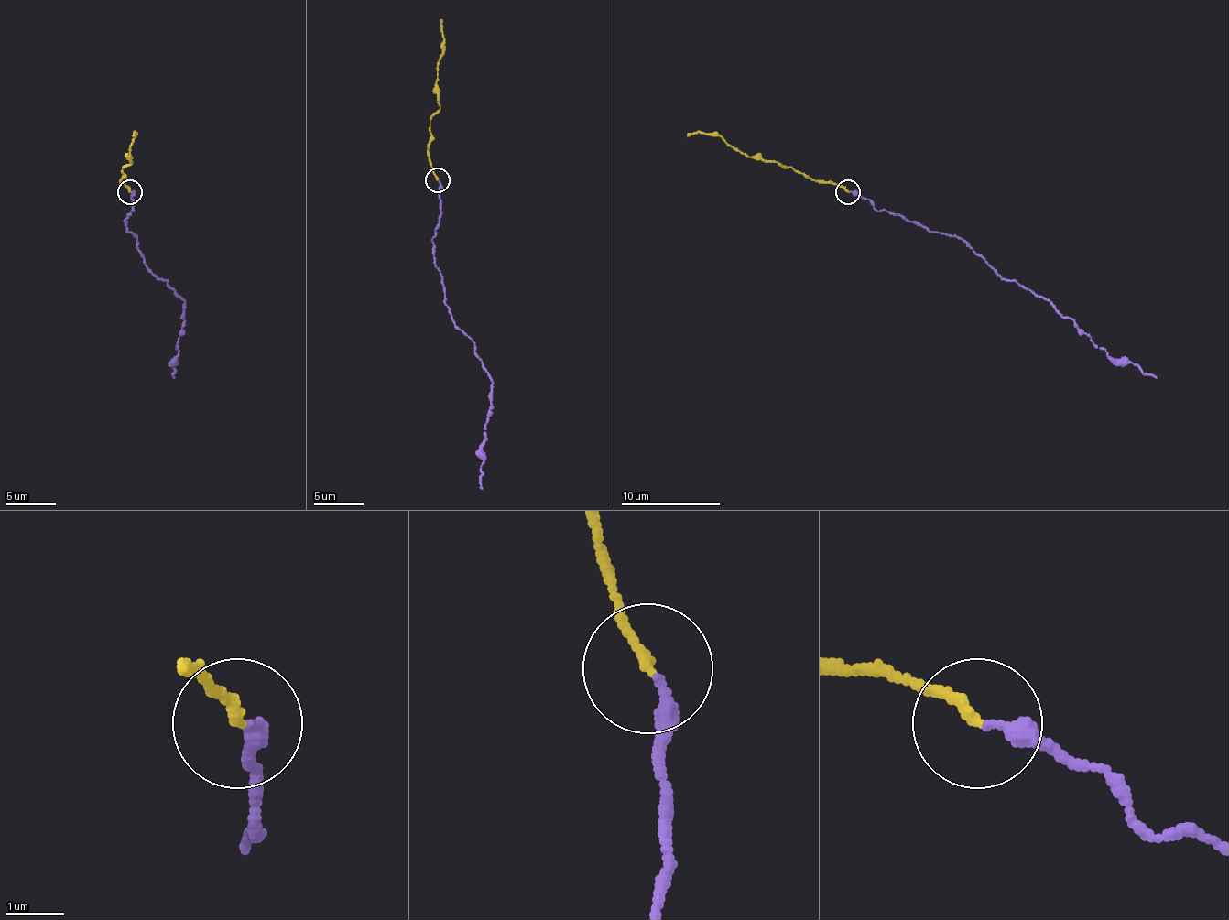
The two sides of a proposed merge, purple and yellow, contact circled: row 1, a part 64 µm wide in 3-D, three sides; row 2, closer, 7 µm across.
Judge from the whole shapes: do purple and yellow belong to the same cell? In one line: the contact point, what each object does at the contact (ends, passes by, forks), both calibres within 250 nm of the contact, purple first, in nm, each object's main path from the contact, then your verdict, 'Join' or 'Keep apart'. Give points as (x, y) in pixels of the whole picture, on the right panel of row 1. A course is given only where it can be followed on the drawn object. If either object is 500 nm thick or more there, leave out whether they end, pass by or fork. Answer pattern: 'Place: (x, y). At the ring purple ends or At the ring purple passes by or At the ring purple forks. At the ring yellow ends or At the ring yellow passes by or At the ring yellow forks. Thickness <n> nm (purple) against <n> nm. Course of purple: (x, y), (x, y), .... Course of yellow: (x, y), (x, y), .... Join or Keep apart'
Place: (847, 191). At the ring purple ends. At the ring yellow ends. Thickness 280 nm (purple) against 180 nm. Course of purple: (848, 190), (858, 190), (877, 211), (957, 235), (1002, 277), (1016, 280), (1049, 302), (1111, 357), (1156, 377). Course of yellow: (848, 190), (833, 183), (813, 181), (776, 161), (751, 158), (709, 134), (687, 136). Join

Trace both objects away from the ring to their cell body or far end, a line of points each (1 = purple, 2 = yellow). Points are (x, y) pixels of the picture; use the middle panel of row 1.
1: (439, 180), (439, 227), (431, 240), (444, 304), (491, 381), (479, 488)
2: (437, 180), (429, 166), (427, 146), (431, 135), (429, 118), (439, 108), (437, 61), (444, 41), (439, 19)

